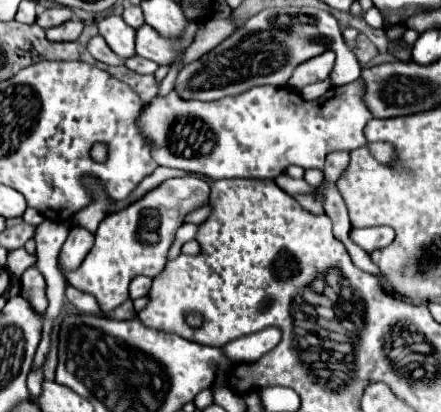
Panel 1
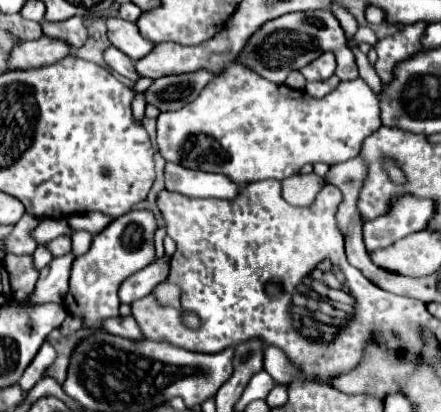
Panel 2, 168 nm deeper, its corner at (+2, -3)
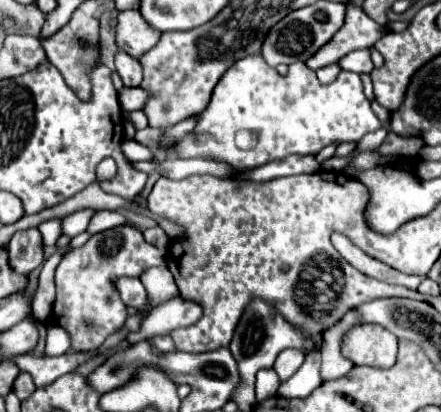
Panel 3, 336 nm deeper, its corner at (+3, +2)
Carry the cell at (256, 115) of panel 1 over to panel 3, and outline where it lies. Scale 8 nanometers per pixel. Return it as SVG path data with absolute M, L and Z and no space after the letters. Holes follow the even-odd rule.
M254 54L224 72L210 104L200 114L194 130L196 142L178 144L174 154L226 162L236 170L254 170L290 154L318 154L332 142L358 142L376 128L380 128L380 120L372 112L356 72L342 70L336 82L320 84L316 72L304 62L290 64L288 74L280 76L264 62L262 54Z

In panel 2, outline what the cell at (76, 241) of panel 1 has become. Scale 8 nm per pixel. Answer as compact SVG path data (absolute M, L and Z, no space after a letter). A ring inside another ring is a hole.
M67 253L43 267L35 293L25 303L61 303L69 291L69 271L73 261L73 253Z

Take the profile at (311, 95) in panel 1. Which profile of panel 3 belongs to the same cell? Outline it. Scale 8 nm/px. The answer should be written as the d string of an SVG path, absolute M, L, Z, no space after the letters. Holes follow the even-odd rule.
M334 62L332 66L324 66L324 68L320 68L316 74L318 74L318 80L320 82L324 82L324 84L328 84L328 82L334 82L336 80L336 76L340 74L340 64L338 62Z

